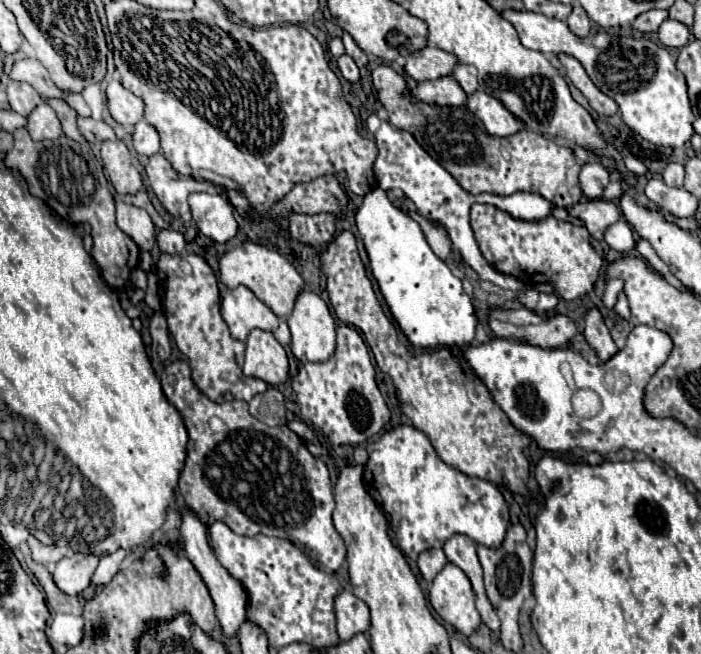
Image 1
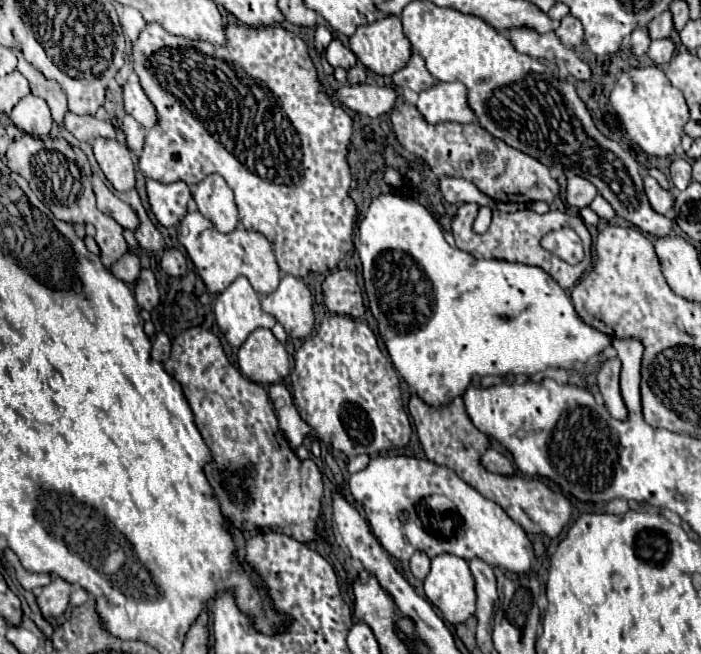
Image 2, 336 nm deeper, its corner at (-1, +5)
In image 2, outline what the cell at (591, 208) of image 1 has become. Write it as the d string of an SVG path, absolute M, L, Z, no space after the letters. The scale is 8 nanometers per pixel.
M558 229L558 231L550 231L544 239L542 239L542 247L548 249L550 253L558 255L560 259L564 259L566 263L574 265L580 263L584 253L582 253L582 241L580 237L570 231L570 229Z

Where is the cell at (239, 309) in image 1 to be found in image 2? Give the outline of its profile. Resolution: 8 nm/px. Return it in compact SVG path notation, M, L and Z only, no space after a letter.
M238 277L218 295L214 313L220 331L232 347L240 347L254 329L272 329L276 325L276 319L262 311L260 297L246 277Z

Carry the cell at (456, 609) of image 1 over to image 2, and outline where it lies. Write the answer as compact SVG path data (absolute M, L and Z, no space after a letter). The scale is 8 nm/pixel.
M444 553L432 559L432 569L428 577L424 579L424 593L428 601L442 613L444 621L452 625L464 623L470 615L474 615L476 609L476 593L474 593L474 577L470 573L470 567L464 559Z

